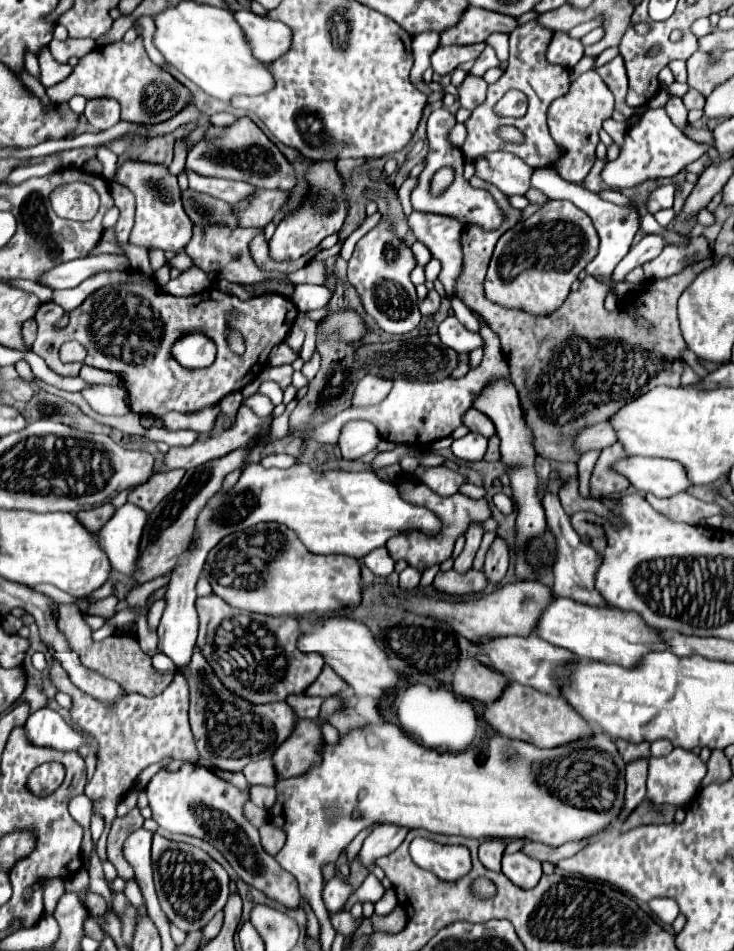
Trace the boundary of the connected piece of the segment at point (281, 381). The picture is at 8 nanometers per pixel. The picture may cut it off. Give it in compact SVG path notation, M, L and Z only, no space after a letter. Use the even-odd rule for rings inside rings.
M289 364L285 366L279 366L279 368L273 368L273 366L267 366L259 376L257 380L259 382L277 382L281 390L285 390L287 386L291 386L291 374L293 374L293 368Z

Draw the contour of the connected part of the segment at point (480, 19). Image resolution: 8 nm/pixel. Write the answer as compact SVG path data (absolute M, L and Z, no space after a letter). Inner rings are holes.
M471 6L463 12L463 18L459 20L457 26L441 34L441 44L443 46L445 44L461 44L461 46L477 44L477 42L485 42L487 36L493 32L511 34L517 26L519 22L513 16Z

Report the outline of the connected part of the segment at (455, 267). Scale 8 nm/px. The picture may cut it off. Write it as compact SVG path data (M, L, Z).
M413 212L409 216L409 228L419 242L423 242L433 258L443 264L443 272L439 274L449 296L455 294L455 278L461 270L461 230L459 222L453 218L439 218L437 214Z

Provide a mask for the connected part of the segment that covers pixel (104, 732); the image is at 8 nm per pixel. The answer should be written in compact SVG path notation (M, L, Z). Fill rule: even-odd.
M59 662L53 664L51 680L53 684L69 694L73 698L71 718L77 724L79 730L91 734L99 748L97 748L97 770L93 780L85 786L85 794L95 800L93 806L97 812L105 816L105 830L97 842L97 854L99 858L107 858L105 854L105 842L107 834L111 830L111 822L115 820L115 808L121 802L121 798L127 794L127 790L133 786L135 776L149 764L157 764L163 758L183 760L183 762L197 762L199 750L195 746L195 738L189 728L189 684L183 678L183 674L175 674L173 682L155 698L147 698L141 694L129 694L123 700L119 700L113 708L107 708L105 704L97 702L95 698L83 694L79 688L75 688L67 676L65 670L61 670Z

